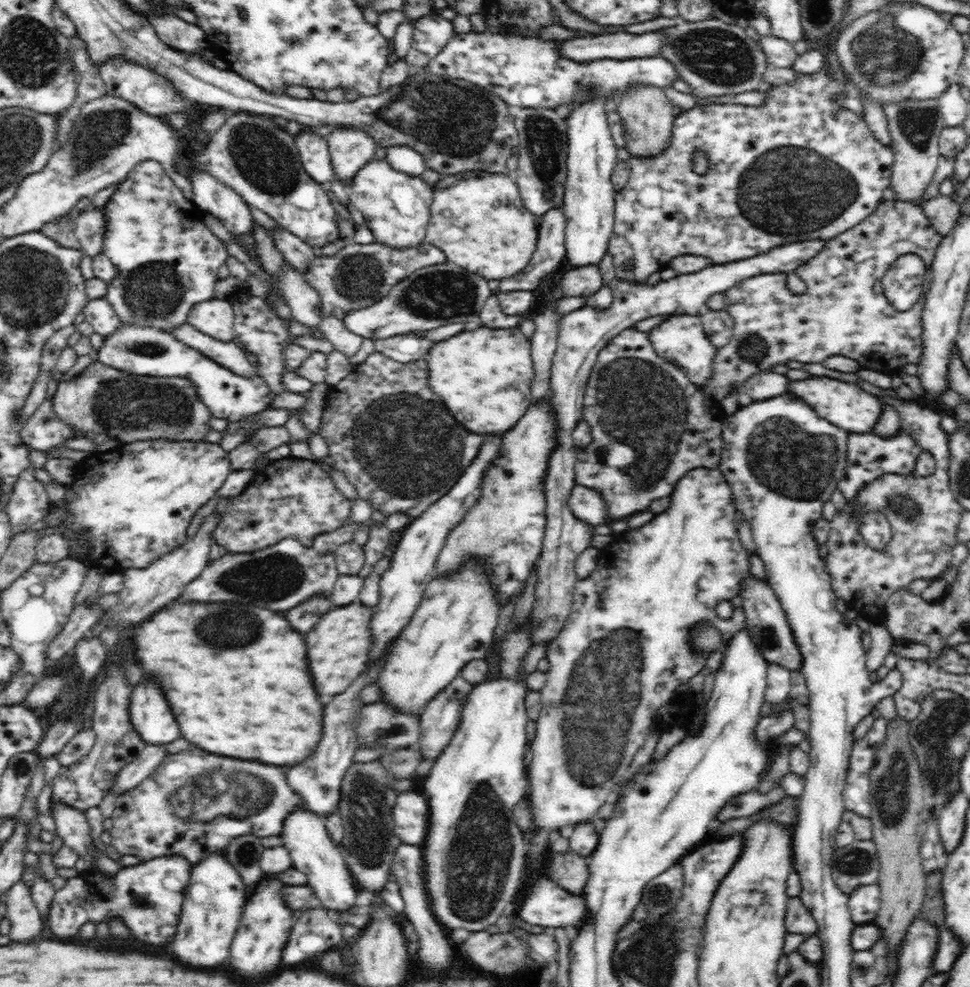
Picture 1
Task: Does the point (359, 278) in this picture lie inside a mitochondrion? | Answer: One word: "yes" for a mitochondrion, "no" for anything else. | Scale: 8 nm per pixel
yes

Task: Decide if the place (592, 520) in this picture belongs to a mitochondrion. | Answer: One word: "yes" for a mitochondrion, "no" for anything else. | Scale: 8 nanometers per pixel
no

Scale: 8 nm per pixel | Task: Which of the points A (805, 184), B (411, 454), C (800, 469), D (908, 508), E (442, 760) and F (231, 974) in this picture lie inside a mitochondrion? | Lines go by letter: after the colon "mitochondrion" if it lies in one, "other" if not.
A: mitochondrion
B: mitochondrion
C: mitochondrion
D: mitochondrion
E: other
F: other

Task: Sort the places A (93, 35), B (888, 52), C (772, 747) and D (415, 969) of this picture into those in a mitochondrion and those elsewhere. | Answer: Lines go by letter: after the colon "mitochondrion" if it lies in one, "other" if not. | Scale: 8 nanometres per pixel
A: other
B: mitochondrion
C: other
D: other

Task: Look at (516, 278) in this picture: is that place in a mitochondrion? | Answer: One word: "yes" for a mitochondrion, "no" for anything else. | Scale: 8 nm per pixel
no

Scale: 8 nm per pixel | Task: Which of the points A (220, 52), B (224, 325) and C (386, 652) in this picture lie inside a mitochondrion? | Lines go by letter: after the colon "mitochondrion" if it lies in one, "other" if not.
A: other
B: other
C: other

